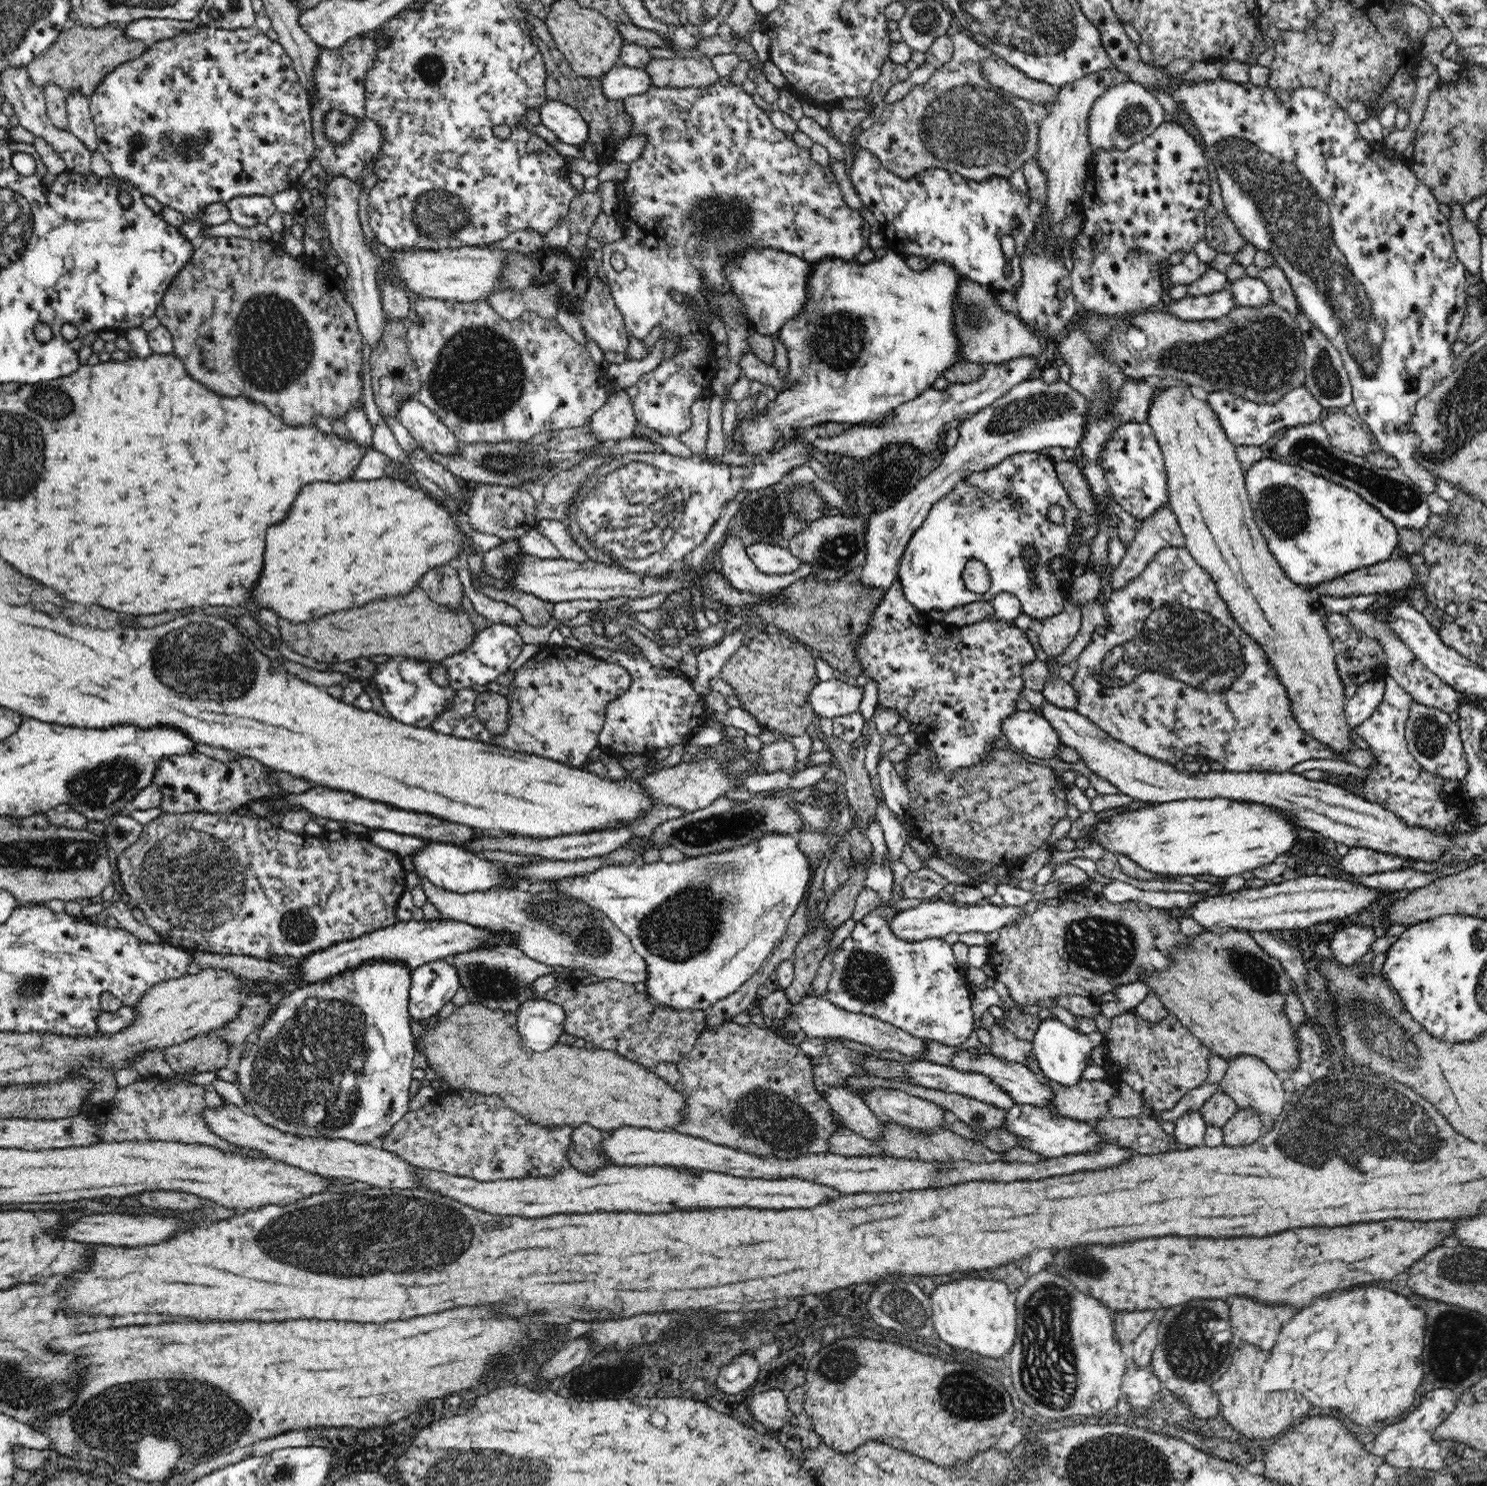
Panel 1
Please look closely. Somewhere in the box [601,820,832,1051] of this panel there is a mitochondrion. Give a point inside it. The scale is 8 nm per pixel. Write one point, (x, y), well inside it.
(678, 929)

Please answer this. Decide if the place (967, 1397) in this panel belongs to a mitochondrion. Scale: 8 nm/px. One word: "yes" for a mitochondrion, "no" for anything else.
yes

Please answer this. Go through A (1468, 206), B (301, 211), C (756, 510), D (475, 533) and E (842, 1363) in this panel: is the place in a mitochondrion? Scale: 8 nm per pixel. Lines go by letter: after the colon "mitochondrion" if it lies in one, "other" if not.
A: other
B: other
C: mitochondrion
D: other
E: mitochondrion

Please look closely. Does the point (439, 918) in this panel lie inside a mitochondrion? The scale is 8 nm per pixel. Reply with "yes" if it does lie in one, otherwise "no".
no

